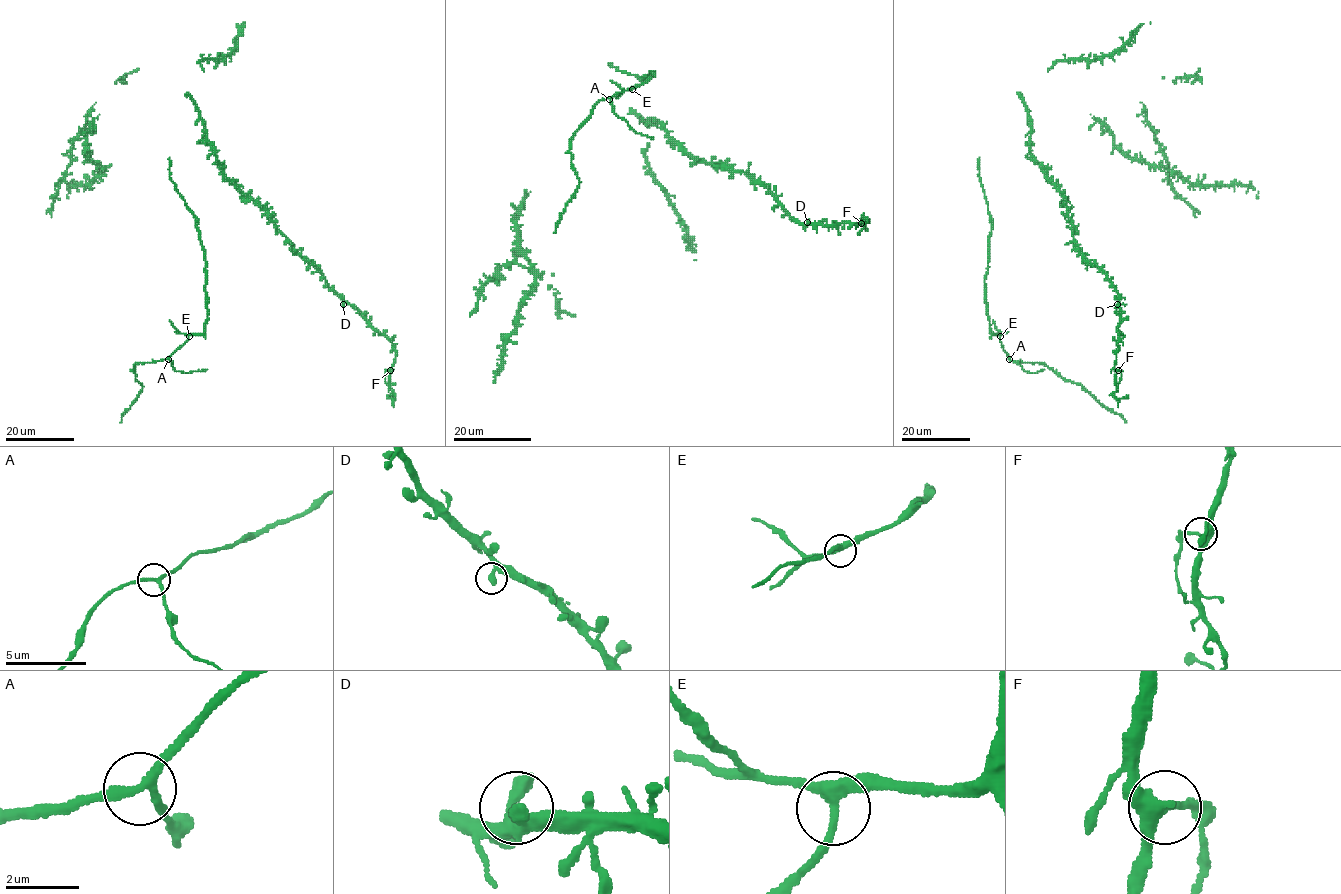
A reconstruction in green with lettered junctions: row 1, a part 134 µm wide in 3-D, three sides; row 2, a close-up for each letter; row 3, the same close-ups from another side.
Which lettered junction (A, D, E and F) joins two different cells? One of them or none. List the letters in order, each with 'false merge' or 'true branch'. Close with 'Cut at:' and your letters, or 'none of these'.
A: true branch
D: true branch
E: true branch
F: false merge
Cut at: F

